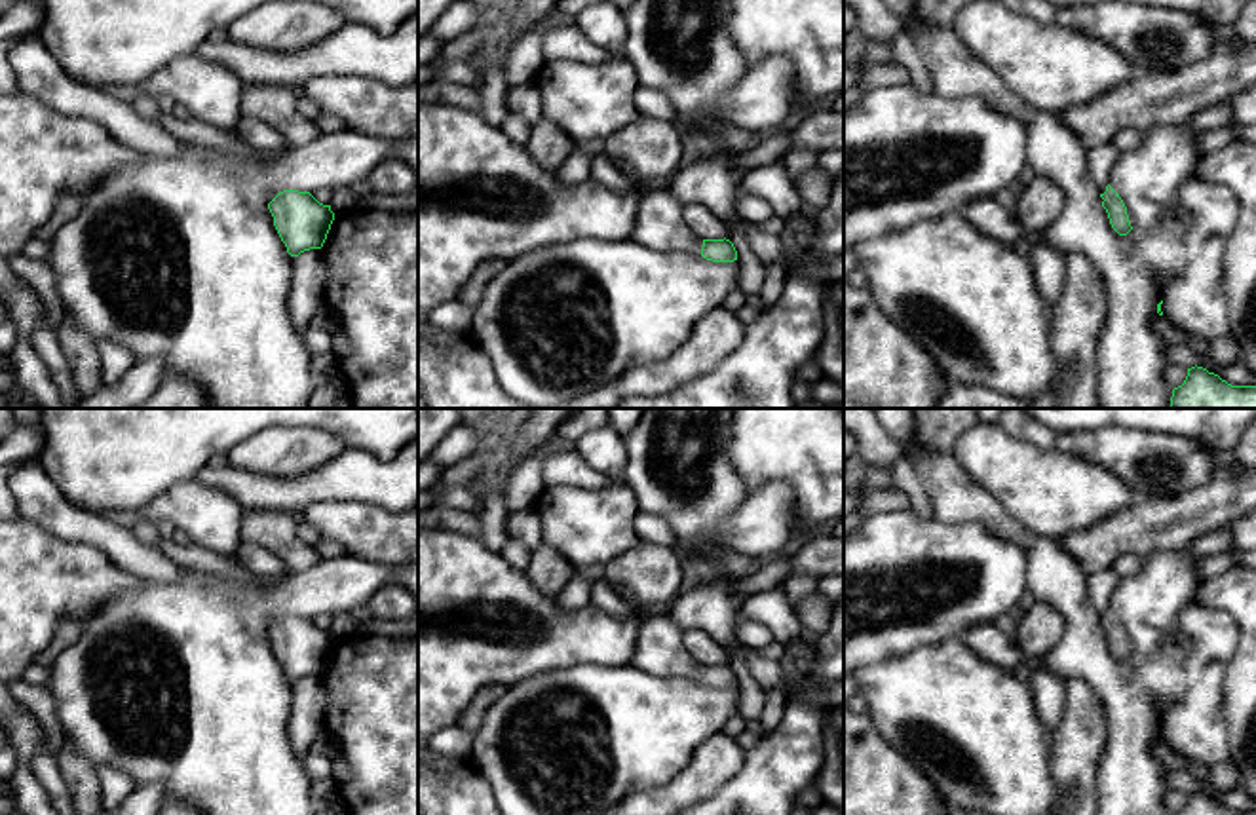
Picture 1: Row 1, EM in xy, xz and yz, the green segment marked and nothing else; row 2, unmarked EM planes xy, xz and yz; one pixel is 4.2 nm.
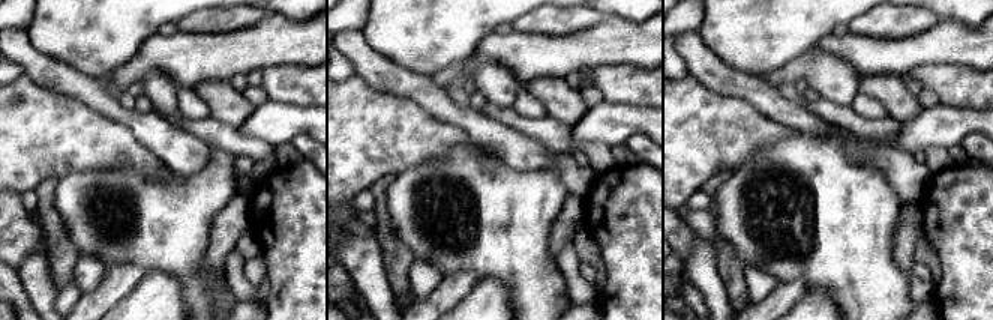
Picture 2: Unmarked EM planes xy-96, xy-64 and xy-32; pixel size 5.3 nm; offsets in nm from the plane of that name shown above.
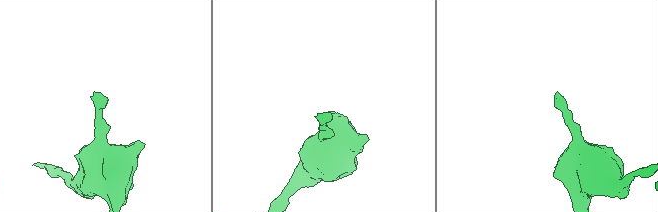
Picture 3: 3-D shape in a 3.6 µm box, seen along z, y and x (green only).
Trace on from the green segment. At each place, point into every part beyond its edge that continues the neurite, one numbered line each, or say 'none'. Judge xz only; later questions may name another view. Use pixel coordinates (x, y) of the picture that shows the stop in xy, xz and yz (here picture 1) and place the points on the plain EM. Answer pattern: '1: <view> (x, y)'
1: xz (660, 648)

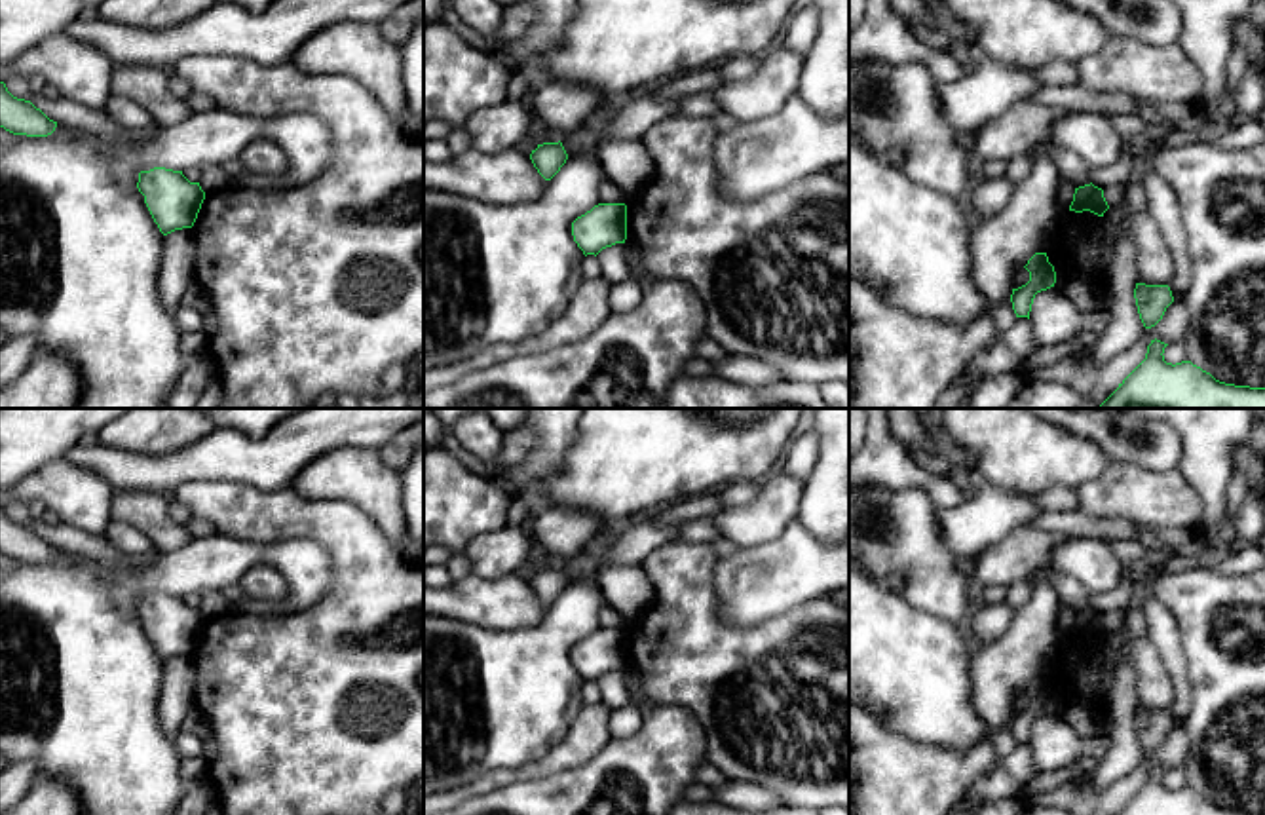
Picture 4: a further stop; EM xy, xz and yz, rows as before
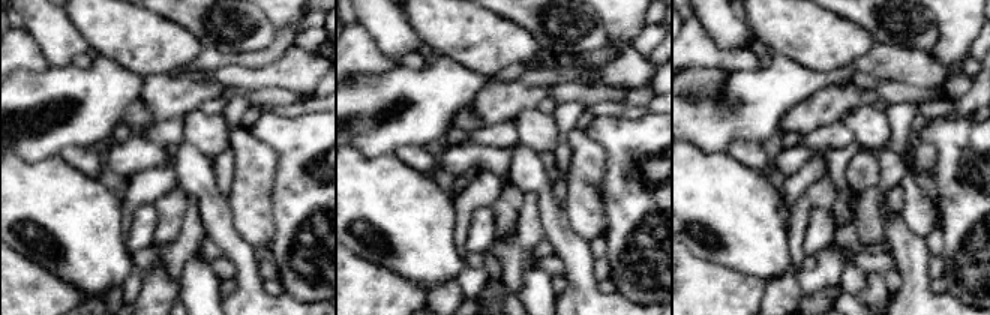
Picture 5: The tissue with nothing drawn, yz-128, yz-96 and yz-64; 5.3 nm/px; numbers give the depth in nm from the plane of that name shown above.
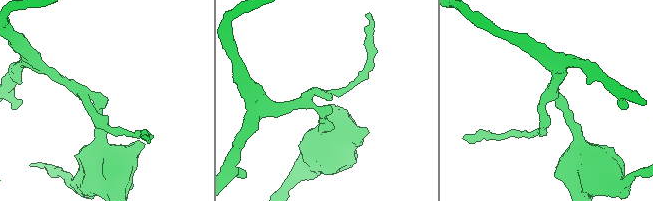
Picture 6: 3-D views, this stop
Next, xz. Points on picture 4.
none

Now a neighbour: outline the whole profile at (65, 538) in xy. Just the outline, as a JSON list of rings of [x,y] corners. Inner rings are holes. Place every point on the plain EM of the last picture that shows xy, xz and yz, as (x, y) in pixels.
[[[32,519],[30,528],[59,551],[85,555],[116,568],[144,568],[158,559],[158,553],[125,555],[114,549],[103,536],[82,532],[65,522],[47,524],[44,519]]]

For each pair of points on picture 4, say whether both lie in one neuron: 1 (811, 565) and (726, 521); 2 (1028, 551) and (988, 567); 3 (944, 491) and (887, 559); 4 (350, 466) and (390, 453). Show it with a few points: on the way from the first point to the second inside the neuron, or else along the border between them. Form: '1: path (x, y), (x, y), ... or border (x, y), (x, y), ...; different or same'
1: border (796, 517), (779, 534), (741, 549); different
2: path (1019, 555), (998, 565); same
3: border (891, 489), (924, 489), (937, 510); different
4: border (378, 449), (380, 456), (399, 472); different

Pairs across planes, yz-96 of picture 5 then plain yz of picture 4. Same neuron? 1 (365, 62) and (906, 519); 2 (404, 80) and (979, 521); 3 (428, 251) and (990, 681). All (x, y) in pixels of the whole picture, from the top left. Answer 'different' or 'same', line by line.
1: different
2: same
3: different

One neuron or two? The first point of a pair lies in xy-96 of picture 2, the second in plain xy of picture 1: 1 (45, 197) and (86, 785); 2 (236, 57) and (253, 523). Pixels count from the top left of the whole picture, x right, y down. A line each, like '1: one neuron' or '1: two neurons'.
1: one neuron
2: two neurons

